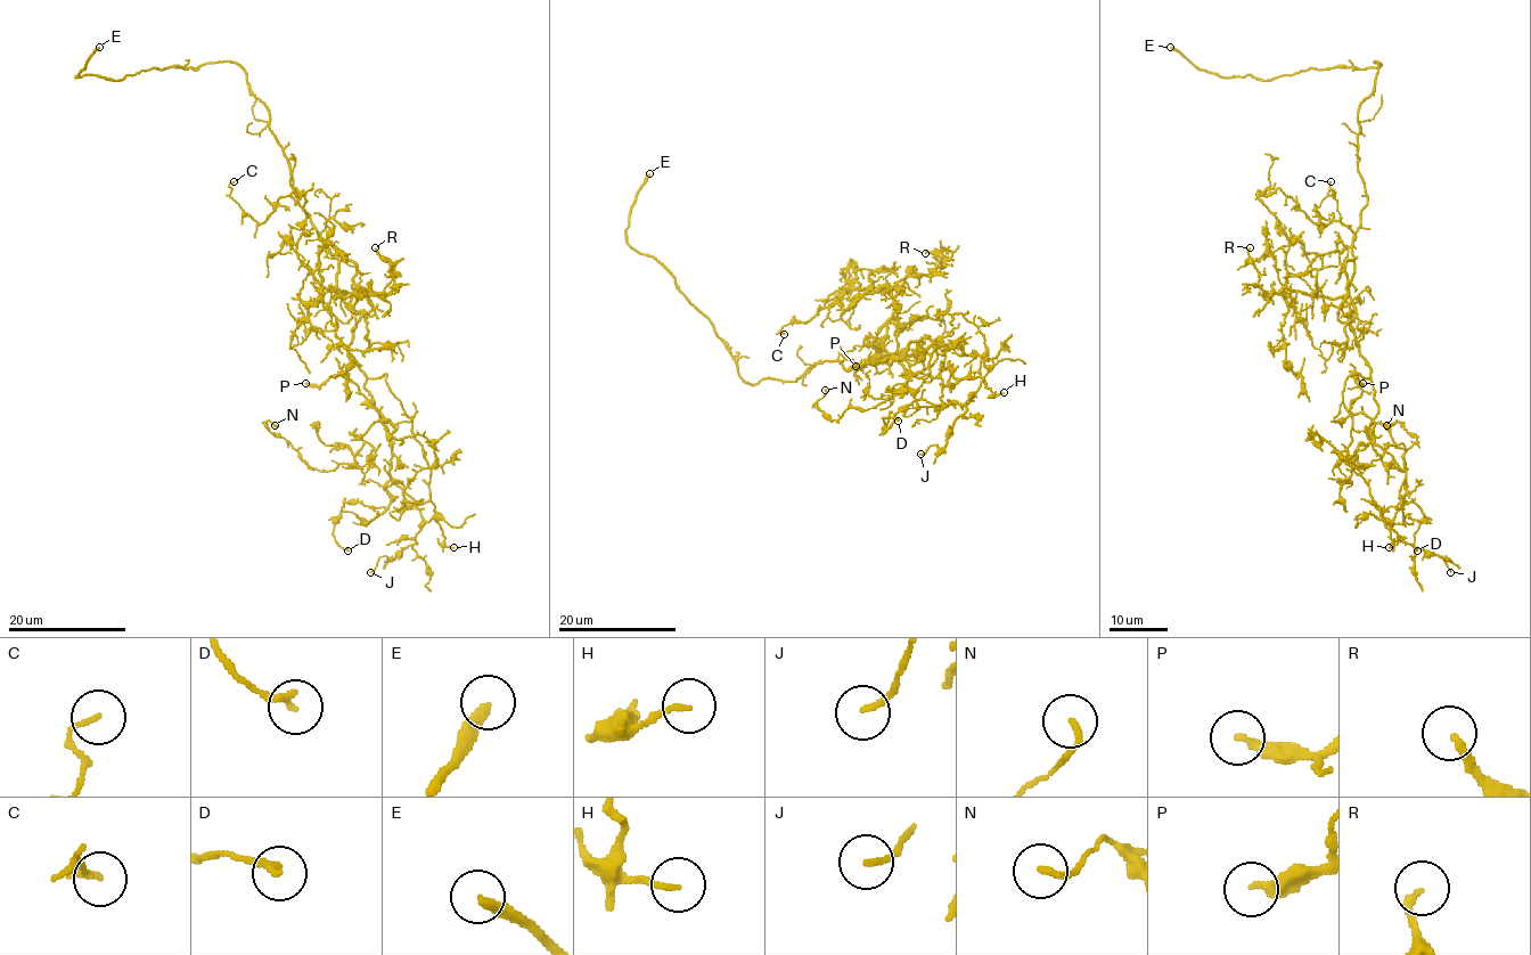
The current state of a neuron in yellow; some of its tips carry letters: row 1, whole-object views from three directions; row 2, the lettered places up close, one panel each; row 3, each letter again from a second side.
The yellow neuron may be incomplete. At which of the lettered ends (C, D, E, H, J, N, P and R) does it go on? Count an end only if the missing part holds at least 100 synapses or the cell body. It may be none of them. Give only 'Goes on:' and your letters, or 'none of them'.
Goes on: E

